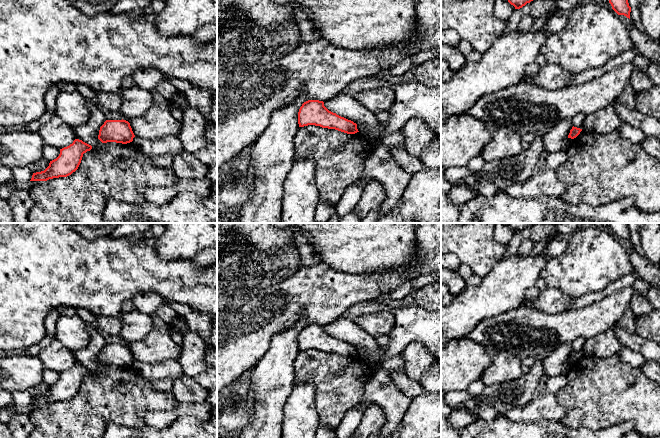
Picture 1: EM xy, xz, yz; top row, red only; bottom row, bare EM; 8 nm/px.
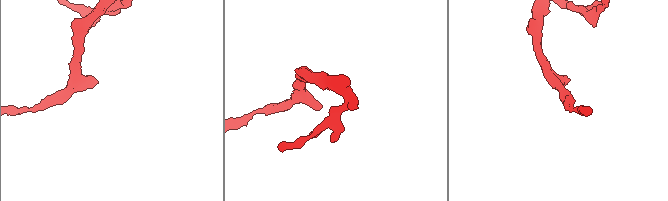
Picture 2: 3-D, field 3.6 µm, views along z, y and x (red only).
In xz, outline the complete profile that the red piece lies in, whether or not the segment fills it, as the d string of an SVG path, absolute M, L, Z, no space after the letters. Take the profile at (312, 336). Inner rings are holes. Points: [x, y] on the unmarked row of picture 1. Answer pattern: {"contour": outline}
{"contour": "M308 324L302 328L298 336L298 348L299 351L315 349L347 358L359 356L356 347L329 335L324 326L319 324Z"}

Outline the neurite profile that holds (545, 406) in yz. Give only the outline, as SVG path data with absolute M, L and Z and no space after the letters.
M545 392L532 398L524 407L513 408L501 413L500 416L512 421L554 420L561 422L565 413L564 408L558 403L556 395Z

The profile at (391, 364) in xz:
M402 354L380 360L378 368L385 370L389 375L396 370L406 370L405 360Z

